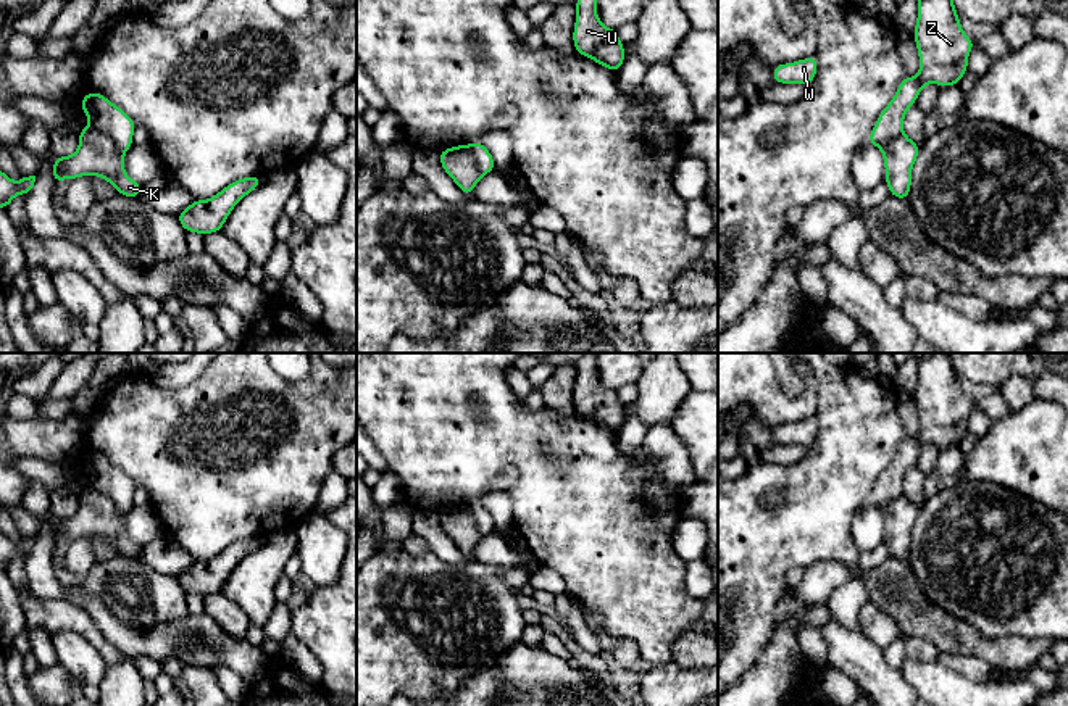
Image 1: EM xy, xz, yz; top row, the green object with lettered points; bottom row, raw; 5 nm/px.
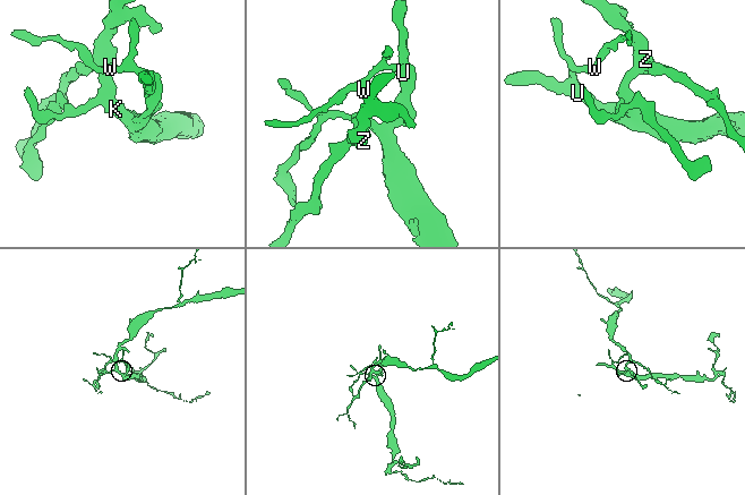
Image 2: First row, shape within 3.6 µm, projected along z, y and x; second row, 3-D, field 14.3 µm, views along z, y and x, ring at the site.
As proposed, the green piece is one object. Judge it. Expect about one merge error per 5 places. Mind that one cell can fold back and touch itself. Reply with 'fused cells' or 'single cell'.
fused cells

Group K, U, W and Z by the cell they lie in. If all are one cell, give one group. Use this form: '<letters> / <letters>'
K U W / Z

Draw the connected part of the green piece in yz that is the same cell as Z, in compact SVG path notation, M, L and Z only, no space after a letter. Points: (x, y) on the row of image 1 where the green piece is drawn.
M920 0L918 19L912 32L920 56L920 74L905 76L868 135L870 145L881 145L903 132L903 118L926 84L958 85L968 71L968 55L974 47L960 26L953 0Z

